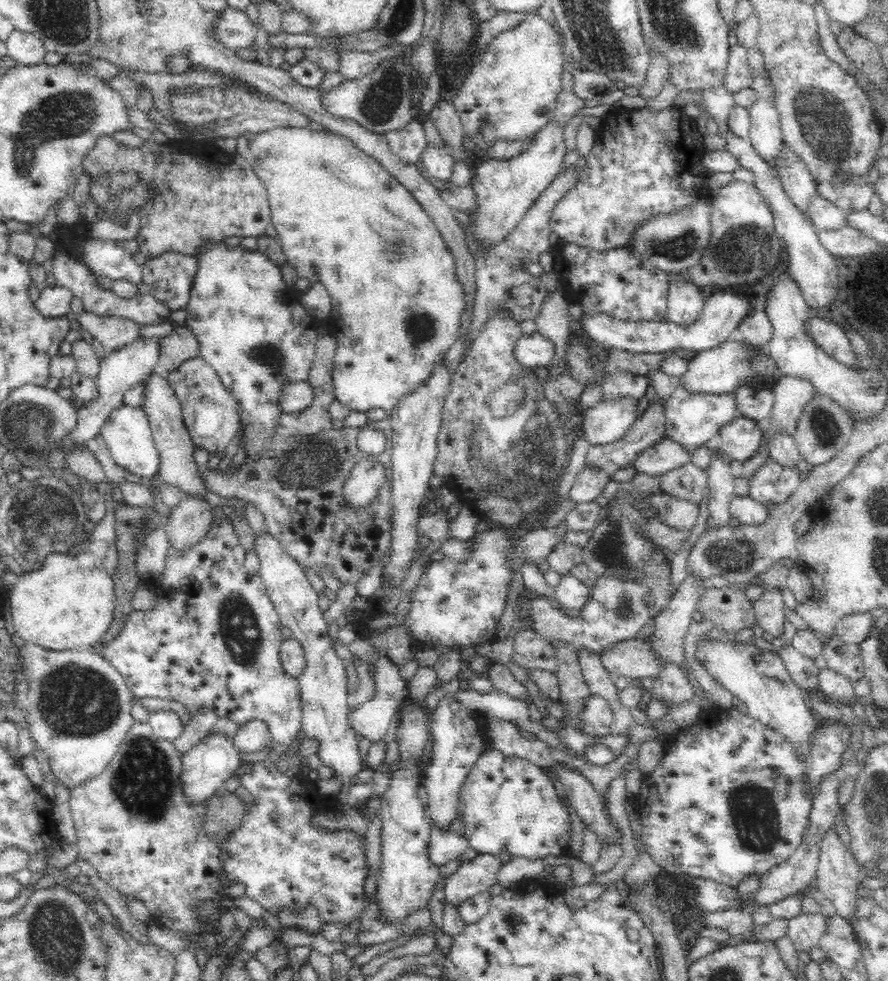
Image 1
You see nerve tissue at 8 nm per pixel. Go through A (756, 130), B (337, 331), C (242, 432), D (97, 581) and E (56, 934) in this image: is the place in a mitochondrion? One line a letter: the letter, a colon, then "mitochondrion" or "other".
A: other
B: other
C: other
D: other
E: mitochondrion

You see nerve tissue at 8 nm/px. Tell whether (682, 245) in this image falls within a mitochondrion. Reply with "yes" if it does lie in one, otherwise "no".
yes

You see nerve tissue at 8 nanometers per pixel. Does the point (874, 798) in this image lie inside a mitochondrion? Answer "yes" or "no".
yes

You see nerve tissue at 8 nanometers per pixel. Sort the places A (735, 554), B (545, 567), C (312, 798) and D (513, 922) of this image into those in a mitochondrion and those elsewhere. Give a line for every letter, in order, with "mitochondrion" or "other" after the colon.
A: mitochondrion
B: other
C: other
D: mitochondrion

